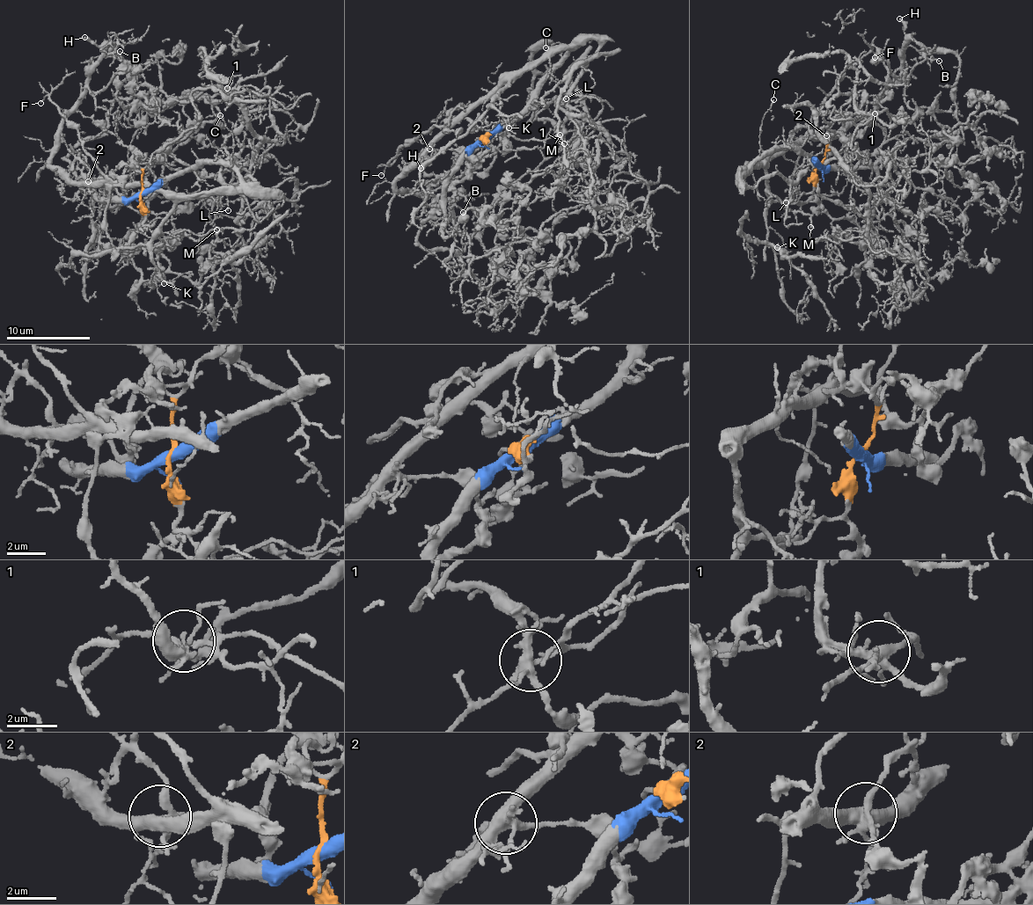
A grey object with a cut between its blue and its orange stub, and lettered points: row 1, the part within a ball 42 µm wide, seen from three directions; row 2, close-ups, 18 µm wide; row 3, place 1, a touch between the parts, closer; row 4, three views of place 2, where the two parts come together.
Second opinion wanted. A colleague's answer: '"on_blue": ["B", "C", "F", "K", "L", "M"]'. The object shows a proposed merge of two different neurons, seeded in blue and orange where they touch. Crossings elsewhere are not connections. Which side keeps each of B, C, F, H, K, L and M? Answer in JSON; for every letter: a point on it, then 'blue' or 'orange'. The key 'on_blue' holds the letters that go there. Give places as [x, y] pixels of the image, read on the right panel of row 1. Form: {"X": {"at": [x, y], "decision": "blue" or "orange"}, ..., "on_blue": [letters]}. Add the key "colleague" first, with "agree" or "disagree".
{"colleague": "disagree", "B": {"at": [939, 61], "decision": "orange"}, "C": {"at": [773, 99], "decision": "blue"}, "F": {"at": [875, 57], "decision": "blue"}, "H": {"at": [899, 18], "decision": "blue"}, "K": {"at": [777, 247], "decision": "blue"}, "L": {"at": [786, 202], "decision": "blue"}, "M": {"at": [810, 227], "decision": "blue"}, "on_blue": ["C", "F", "H", "K", "L", "M"]}

